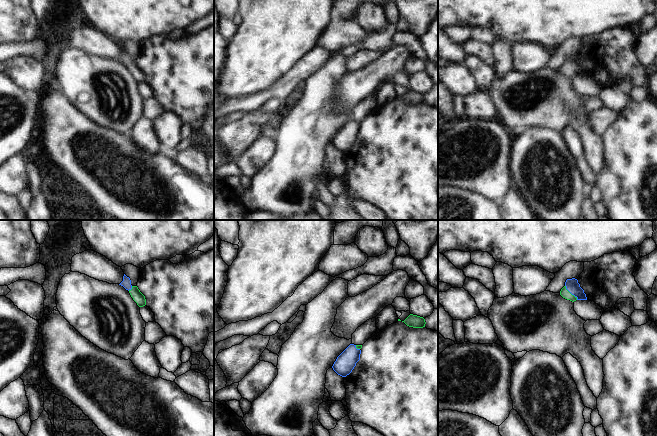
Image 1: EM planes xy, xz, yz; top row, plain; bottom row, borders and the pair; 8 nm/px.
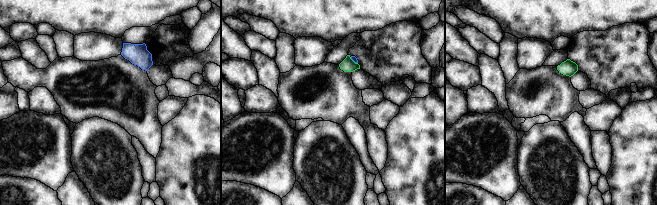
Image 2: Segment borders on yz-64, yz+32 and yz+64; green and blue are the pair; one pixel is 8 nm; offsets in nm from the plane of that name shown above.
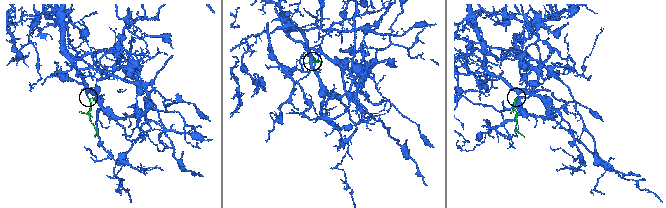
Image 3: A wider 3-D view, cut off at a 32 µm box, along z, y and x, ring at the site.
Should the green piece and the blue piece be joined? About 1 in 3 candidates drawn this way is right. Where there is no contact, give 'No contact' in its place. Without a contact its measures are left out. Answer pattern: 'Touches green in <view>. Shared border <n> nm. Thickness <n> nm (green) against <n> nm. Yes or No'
Touches green in yz. Shared border 160 nm. Thickness 70 nm (green) against 110 nm. Yes

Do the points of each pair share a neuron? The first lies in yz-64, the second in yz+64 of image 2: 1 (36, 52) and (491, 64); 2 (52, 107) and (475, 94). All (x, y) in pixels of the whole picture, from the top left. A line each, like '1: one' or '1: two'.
1: one
2: one

